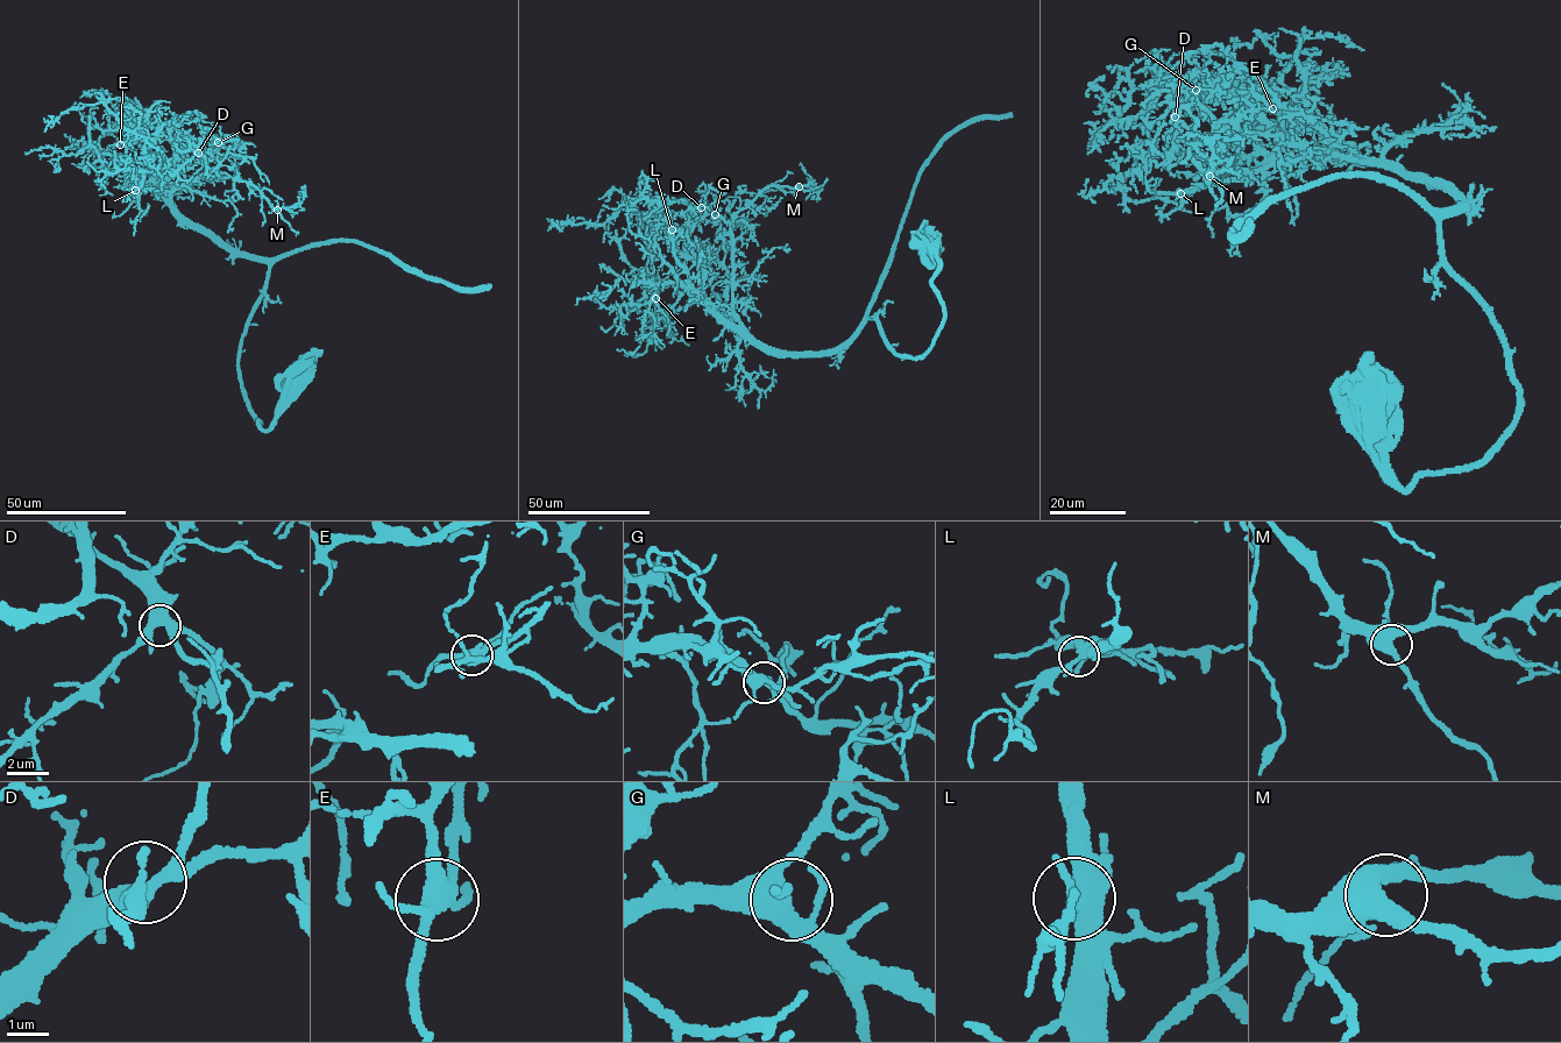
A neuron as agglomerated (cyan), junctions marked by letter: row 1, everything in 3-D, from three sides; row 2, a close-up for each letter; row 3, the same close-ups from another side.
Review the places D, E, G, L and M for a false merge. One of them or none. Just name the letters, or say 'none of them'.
E

